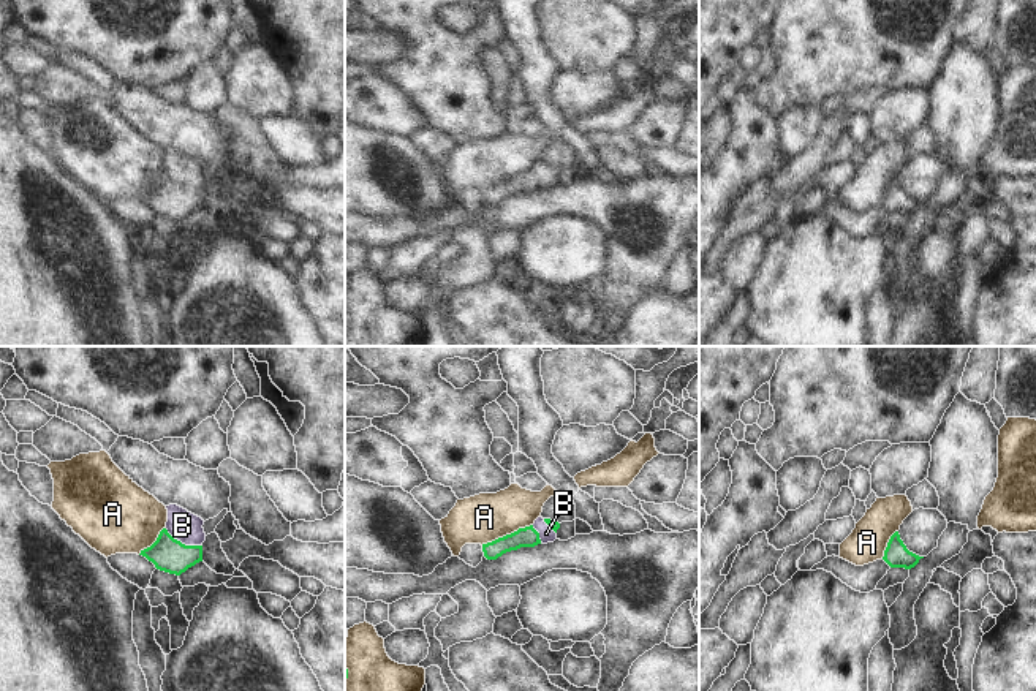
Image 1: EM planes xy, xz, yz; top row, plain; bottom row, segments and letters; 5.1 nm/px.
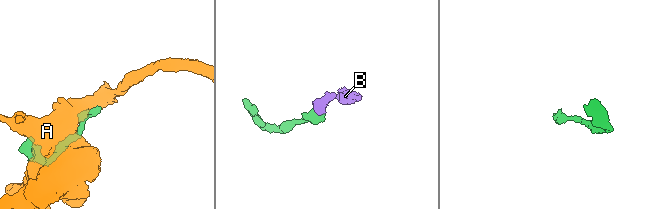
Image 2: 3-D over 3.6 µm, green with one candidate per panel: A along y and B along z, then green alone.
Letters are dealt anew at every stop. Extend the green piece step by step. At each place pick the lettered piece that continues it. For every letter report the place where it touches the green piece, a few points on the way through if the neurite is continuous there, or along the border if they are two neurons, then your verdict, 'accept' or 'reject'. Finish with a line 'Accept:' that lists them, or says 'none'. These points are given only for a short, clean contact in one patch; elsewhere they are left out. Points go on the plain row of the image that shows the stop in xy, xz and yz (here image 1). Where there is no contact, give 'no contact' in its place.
A: contact xz (506, 181); reject
B: contact xy (184, 190); way xy (168, 200), (184, 190), (182, 171); accept
Accept: B

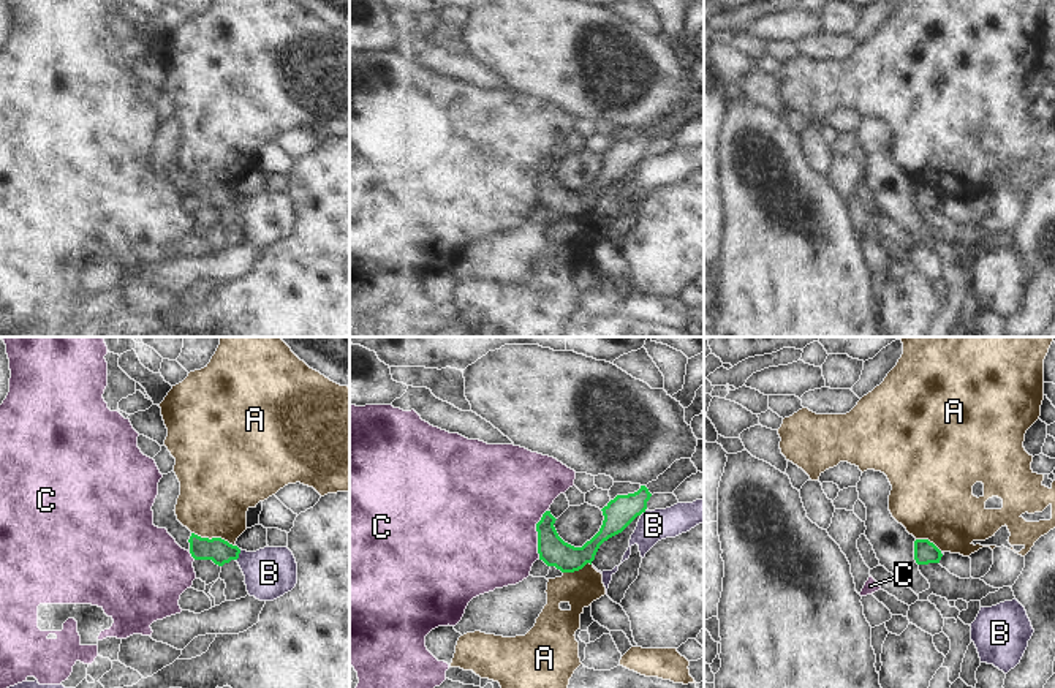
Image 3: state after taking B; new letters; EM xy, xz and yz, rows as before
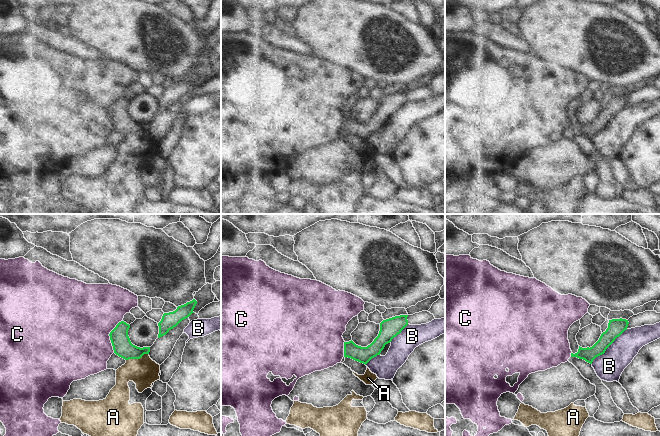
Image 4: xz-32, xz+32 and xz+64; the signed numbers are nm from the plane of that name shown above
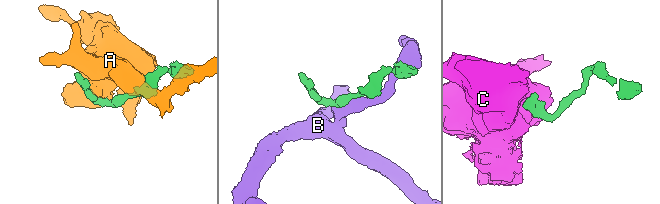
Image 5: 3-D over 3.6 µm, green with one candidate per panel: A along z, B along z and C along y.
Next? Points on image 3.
A: contact xy (214, 184); reject
B: contact xy (238, 201); border xy (241, 195), (236, 206); reject
C: contact xz (538, 181); reject
Accept: none

